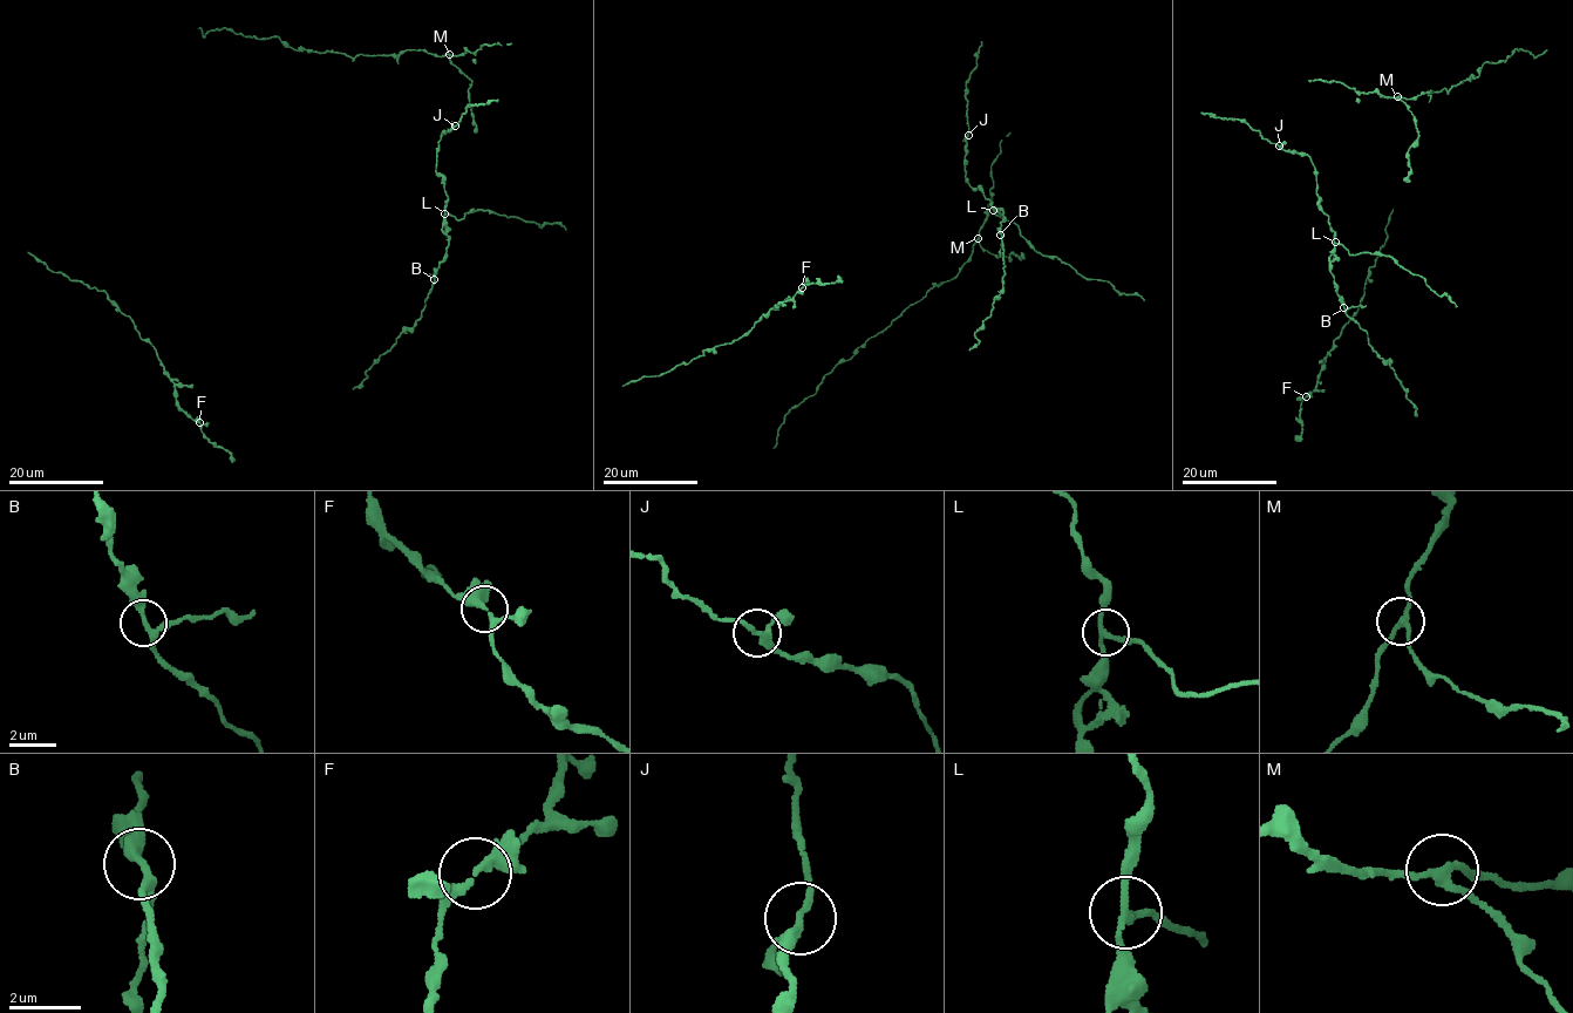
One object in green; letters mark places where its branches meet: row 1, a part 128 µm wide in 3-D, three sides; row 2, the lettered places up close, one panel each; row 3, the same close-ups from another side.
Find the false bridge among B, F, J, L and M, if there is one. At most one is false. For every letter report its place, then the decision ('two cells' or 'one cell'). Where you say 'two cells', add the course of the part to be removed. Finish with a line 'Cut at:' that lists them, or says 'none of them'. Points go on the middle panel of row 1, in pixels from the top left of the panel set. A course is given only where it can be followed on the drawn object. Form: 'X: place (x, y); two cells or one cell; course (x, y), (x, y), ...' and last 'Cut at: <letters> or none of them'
B: place (1000, 235); one cell
F: place (802, 287); one cell
J: place (968, 135); one cell
L: place (993, 210); two cells; course (993, 210), (1014, 223), (1041, 253), (1144, 301)
M: place (978, 238); one cell
Cut at: L

